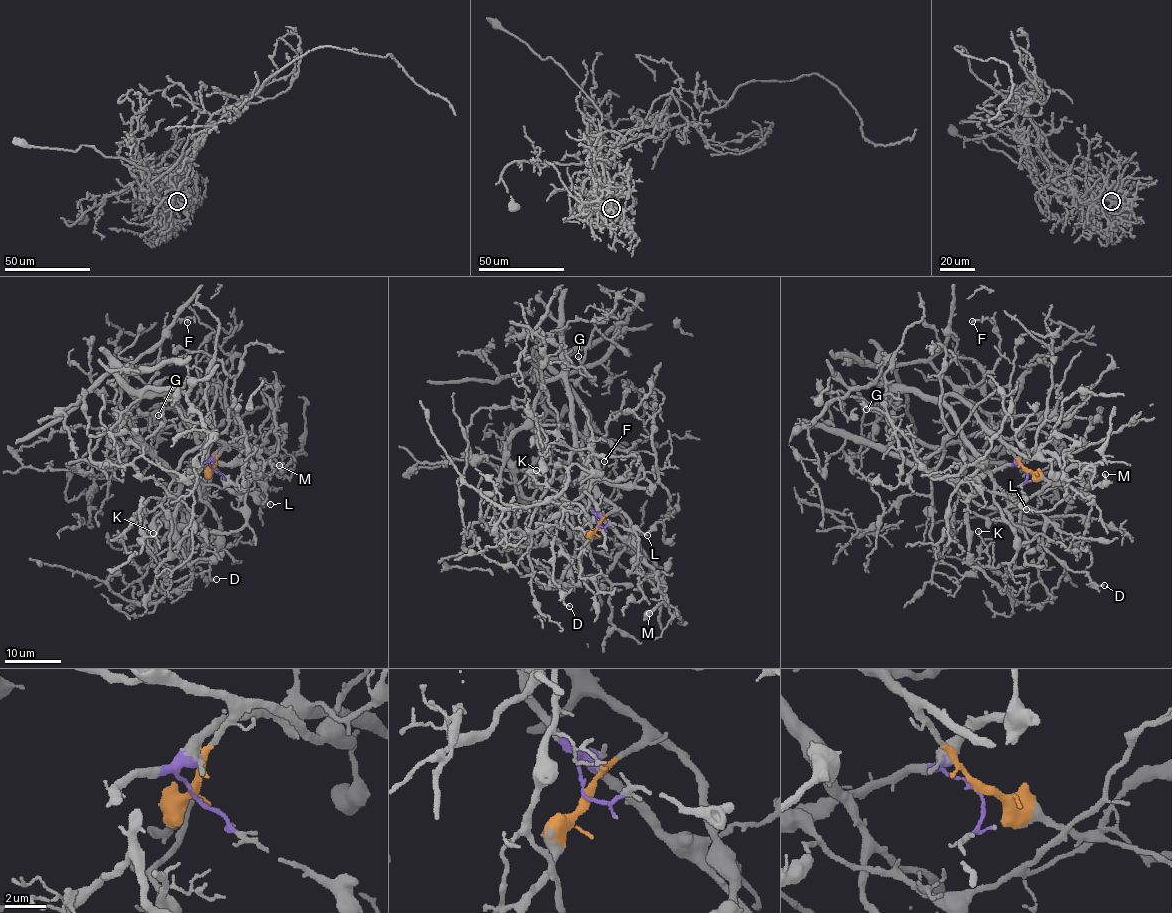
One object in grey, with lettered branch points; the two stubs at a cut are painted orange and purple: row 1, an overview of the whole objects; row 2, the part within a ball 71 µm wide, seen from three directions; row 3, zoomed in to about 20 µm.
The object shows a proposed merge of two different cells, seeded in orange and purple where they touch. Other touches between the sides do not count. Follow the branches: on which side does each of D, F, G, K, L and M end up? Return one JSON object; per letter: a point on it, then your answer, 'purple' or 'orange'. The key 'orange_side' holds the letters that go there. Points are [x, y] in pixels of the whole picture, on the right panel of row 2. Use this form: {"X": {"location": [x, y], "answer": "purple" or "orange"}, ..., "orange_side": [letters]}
{"D": {"location": [1104, 585], "answer": "purple"}, "F": {"location": [972, 321], "answer": "orange"}, "G": {"location": [866, 409], "answer": "purple"}, "K": {"location": [978, 531], "answer": "orange"}, "L": {"location": [1026, 509], "answer": "purple"}, "M": {"location": [1105, 474], "answer": "purple"}, "orange_side": ["F", "K"]}

